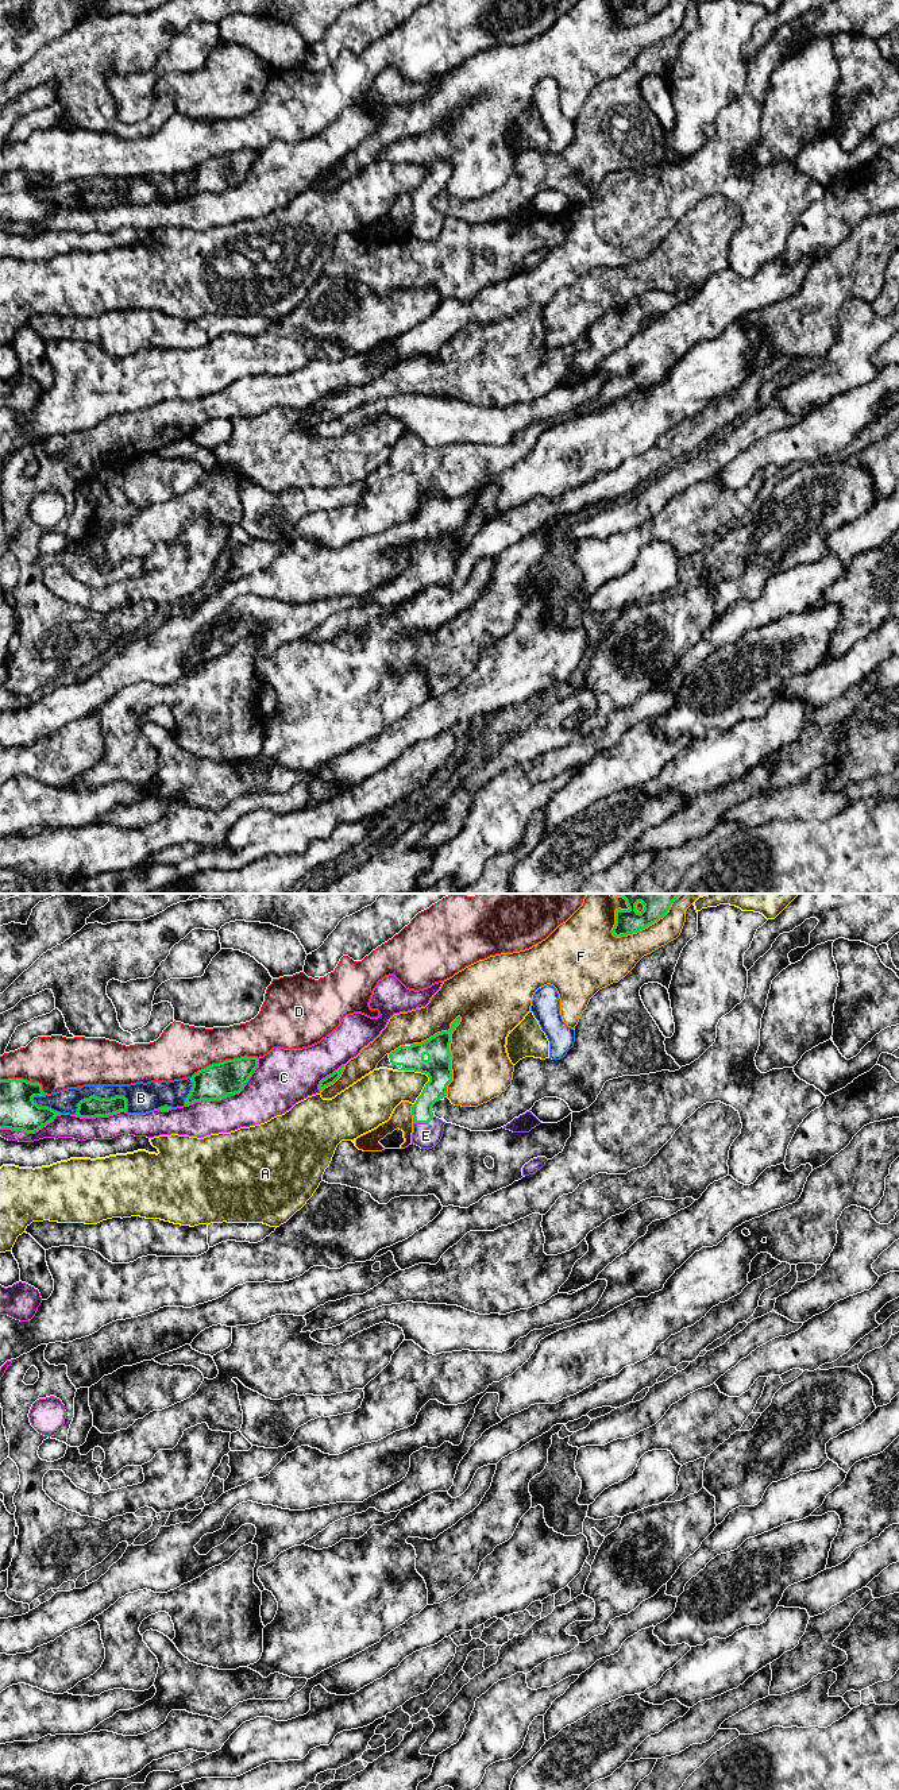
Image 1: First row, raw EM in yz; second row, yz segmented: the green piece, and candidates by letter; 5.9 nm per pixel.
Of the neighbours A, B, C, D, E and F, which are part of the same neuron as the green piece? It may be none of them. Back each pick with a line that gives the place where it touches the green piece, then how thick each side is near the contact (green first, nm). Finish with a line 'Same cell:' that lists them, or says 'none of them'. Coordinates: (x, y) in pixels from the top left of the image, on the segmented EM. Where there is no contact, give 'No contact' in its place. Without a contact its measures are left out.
E: Touches green at yz (423, 1122). Thickness 130 nm (green) against 150 nm
Same cell: E

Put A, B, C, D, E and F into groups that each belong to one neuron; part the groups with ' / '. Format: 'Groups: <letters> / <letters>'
Groups: A / B / C / D / E / F

